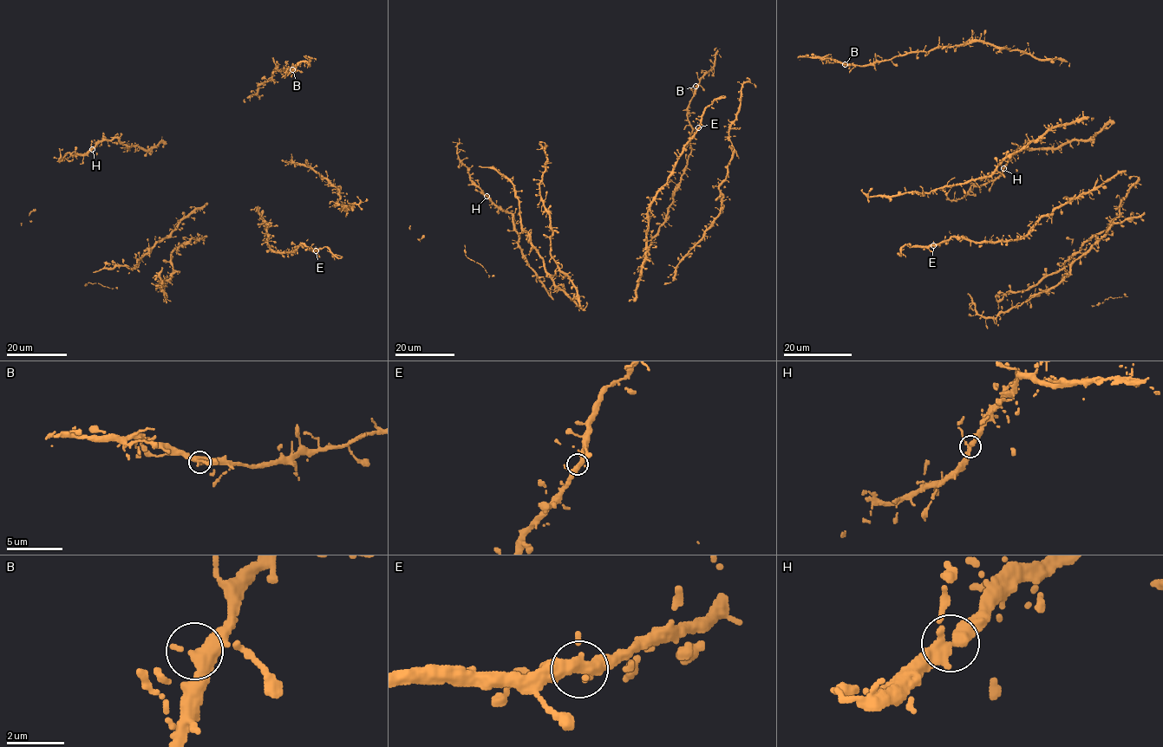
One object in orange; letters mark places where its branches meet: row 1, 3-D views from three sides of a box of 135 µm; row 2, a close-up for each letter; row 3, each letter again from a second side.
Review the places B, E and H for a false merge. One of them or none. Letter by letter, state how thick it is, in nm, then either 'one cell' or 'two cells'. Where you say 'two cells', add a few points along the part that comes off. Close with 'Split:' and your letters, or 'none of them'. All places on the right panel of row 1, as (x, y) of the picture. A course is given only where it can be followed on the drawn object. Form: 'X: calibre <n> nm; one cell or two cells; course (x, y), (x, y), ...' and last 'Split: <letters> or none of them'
B: calibre 360 nm; one cell
E: calibre 340 nm; one cell
H: calibre 340 nm; one cell
Split: none of them

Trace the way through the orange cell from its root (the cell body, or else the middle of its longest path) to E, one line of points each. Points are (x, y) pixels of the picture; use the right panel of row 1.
E: (962, 237), (951, 237), (933, 245)

